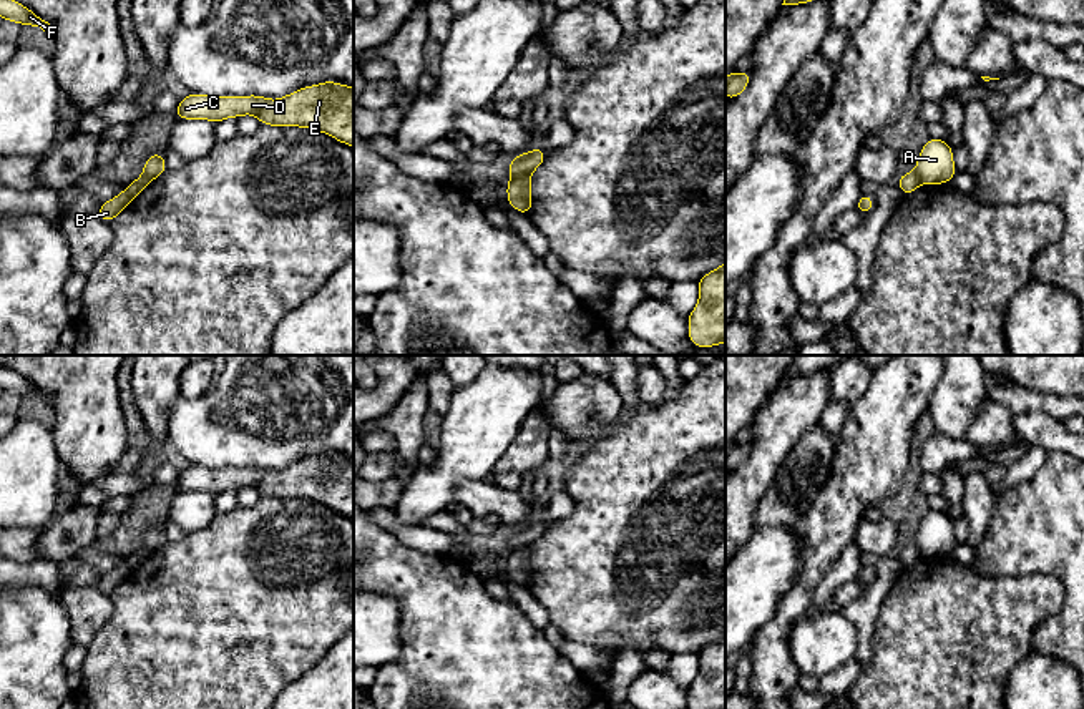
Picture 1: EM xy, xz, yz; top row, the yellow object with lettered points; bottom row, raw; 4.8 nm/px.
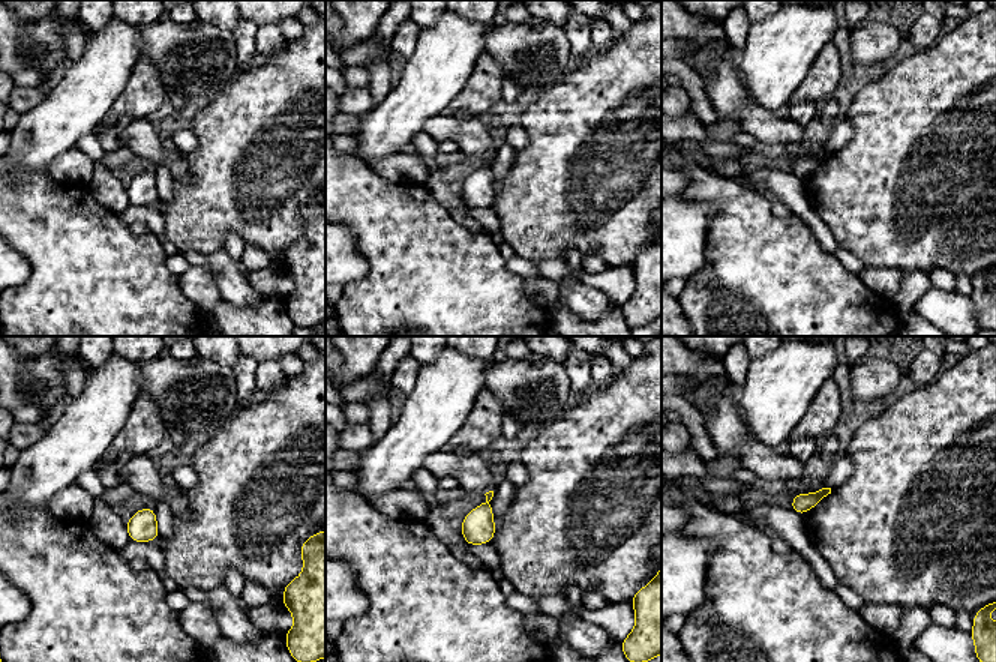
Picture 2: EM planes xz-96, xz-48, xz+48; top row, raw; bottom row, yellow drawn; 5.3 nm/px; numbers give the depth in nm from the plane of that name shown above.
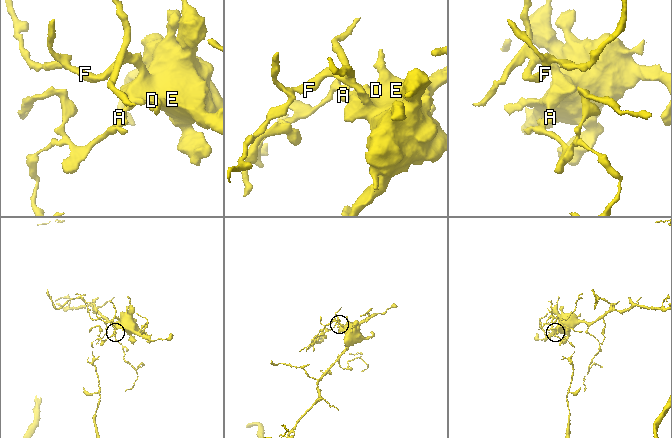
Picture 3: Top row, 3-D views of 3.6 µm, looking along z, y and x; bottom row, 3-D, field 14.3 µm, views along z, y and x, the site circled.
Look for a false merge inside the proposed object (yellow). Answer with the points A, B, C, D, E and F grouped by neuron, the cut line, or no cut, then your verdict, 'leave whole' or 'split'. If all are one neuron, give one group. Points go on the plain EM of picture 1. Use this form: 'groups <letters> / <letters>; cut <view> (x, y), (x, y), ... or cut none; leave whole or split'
groups A C D E F / B; cut xz (530, 545), (520, 545), (512, 550); split

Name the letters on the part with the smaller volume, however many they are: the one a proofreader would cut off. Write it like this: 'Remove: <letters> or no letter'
Remove: B

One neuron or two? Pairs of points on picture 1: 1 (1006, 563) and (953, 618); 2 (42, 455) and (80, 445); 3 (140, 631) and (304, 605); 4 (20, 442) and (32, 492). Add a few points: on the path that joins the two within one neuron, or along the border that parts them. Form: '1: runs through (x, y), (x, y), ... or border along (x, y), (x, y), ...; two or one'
1: border along (968, 567), (983, 575), (1035, 575); two
2: border along (50, 430), (55, 454), (62, 465); two
3: runs through (181, 631), (206, 631), (248, 605), (263, 605); one
4: runs through (24, 454), (24, 475), (29, 480); one

